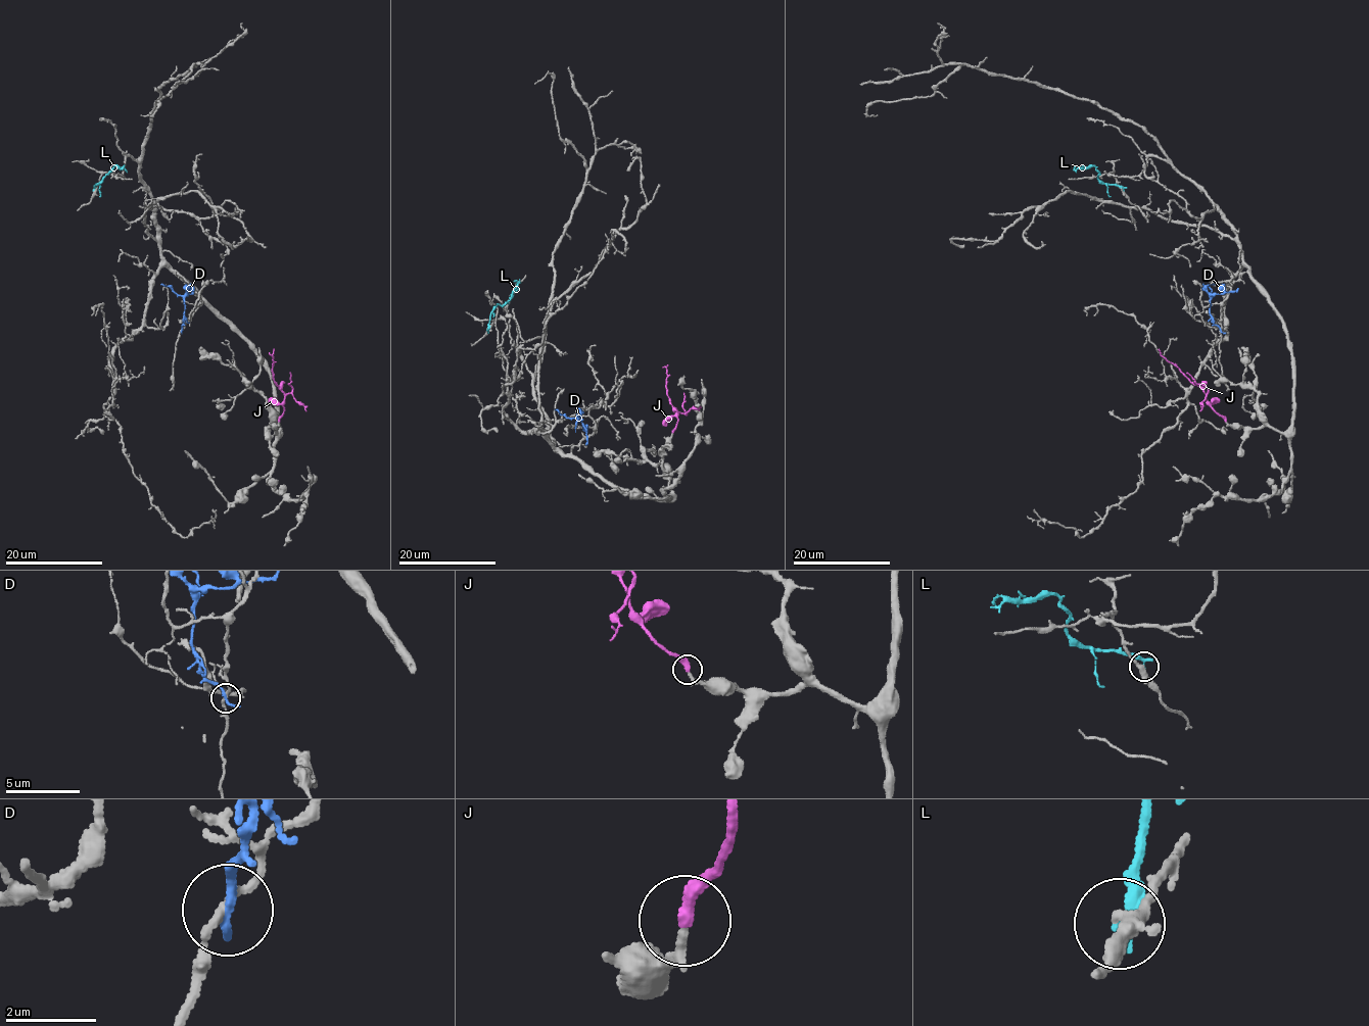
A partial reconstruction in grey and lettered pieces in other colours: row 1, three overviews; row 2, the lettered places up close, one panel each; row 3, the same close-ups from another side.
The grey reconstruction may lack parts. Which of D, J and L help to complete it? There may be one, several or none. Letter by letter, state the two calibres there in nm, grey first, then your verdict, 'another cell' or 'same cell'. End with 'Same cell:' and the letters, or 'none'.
D: 160/240 nm | another cell
J: 240/320 nm | same cell
L: 260/260 nm | another cell
Same cell: J

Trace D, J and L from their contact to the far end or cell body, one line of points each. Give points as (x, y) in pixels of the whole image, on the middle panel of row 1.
D: (575, 427), (578, 417), (586, 431), (585, 444)
J: (673, 432), (677, 411), (667, 394), (667, 365)
L: (486, 330), (492, 308), (508, 301), (517, 283), (514, 282)

